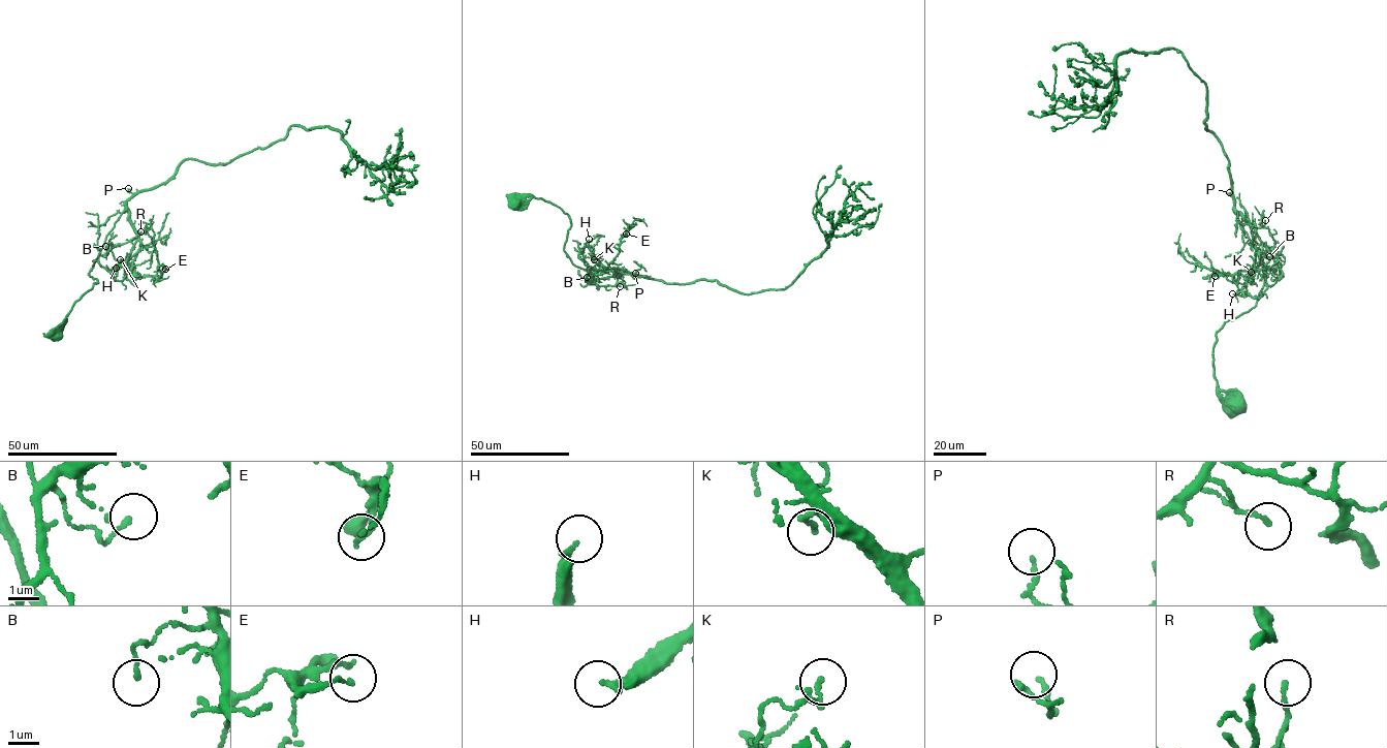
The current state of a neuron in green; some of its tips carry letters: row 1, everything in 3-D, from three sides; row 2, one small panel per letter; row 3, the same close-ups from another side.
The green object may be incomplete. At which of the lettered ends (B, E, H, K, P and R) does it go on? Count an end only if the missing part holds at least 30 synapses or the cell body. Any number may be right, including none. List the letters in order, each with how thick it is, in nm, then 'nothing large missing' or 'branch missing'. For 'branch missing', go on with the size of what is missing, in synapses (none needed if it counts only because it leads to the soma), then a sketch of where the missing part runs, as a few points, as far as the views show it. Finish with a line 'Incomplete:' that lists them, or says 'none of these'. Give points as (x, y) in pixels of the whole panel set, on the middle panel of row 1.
B: calibre 130 nm; nothing large missing
E: calibre 130 nm; nothing large missing
H: calibre 200 nm; branch missing; 70 synapses; course (589, 239), (594, 228), (606, 220), (599, 205), (591, 203), (602, 199), (605, 214)
K: calibre 150 nm; nothing large missing
P: calibre 140 nm; nothing large missing
R: calibre 140 nm; nothing large missing
Incomplete: H

